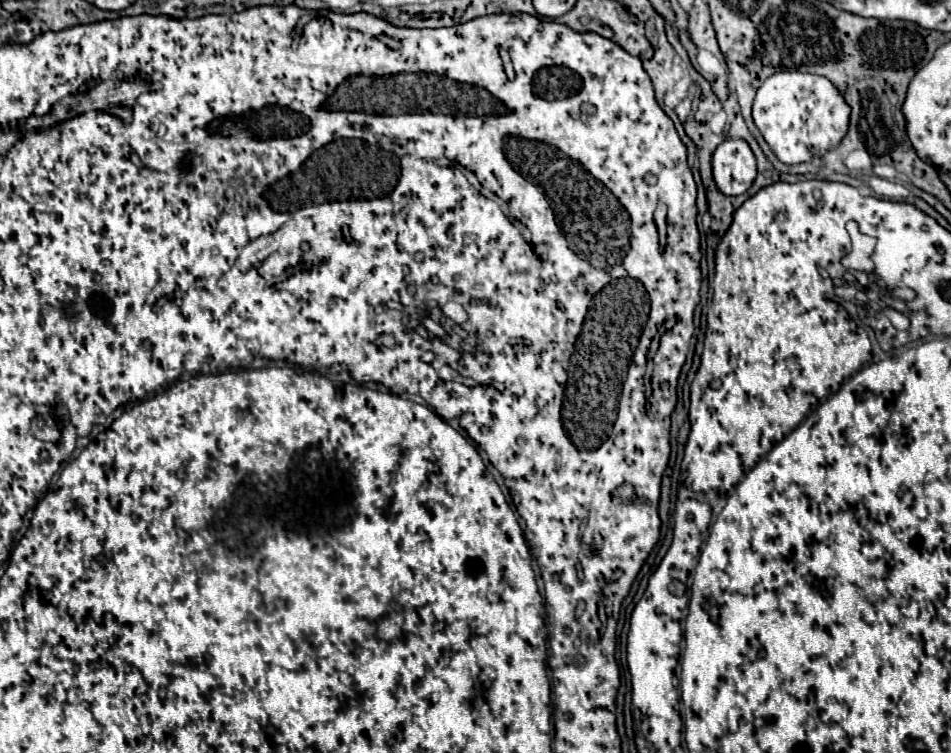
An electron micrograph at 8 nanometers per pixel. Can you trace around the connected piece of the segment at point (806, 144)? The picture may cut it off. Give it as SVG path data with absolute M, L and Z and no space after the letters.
M783 71L767 77L763 85L757 89L753 101L753 121L761 131L761 135L765 137L771 151L777 155L777 159L787 165L793 165L793 163L811 161L813 157L825 155L829 147L835 147L843 139L849 125L849 105L843 101L841 93L831 85L829 79L811 73Z

